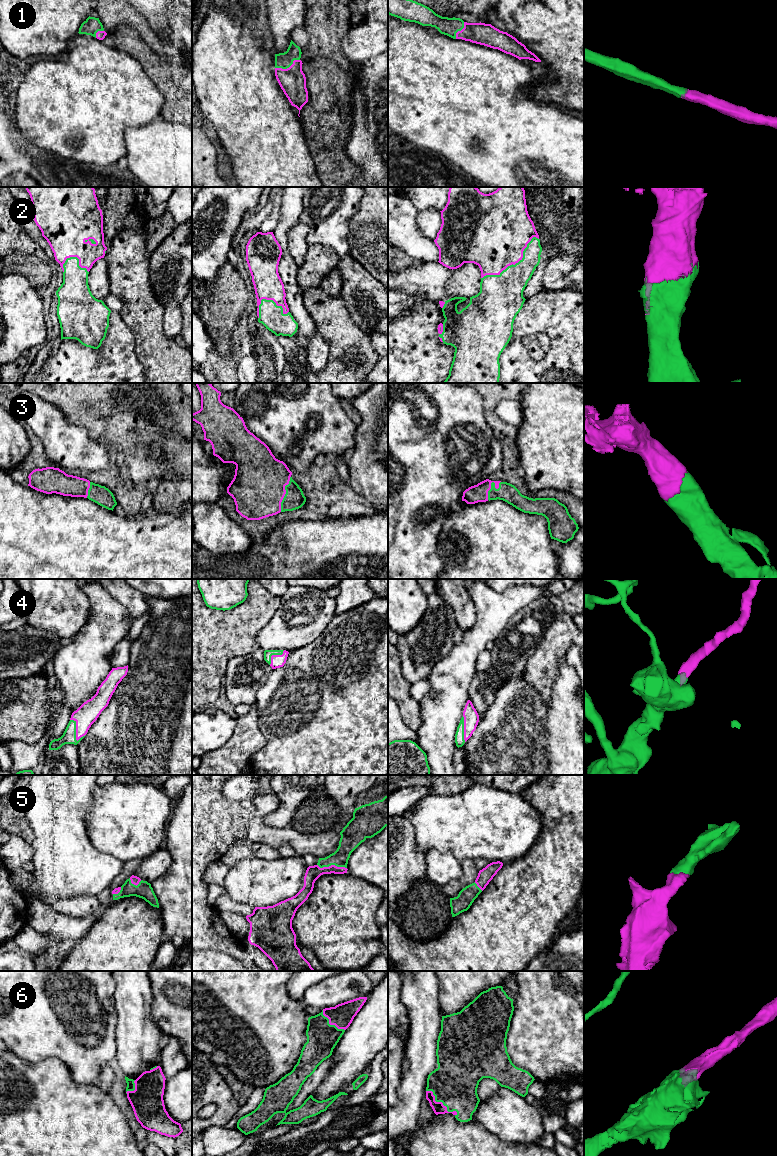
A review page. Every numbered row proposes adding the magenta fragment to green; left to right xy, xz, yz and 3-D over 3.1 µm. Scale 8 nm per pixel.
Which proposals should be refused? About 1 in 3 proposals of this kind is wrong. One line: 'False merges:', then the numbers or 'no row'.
False merges: no row

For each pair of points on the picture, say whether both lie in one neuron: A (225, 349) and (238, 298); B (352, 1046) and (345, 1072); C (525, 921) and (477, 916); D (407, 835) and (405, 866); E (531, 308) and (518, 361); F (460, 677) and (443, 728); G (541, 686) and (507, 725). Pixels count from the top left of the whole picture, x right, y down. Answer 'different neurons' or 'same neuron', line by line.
A: same neuron
B: same neuron
C: same neuron
D: same neuron
E: same neuron
F: same neuron
G: different neurons

